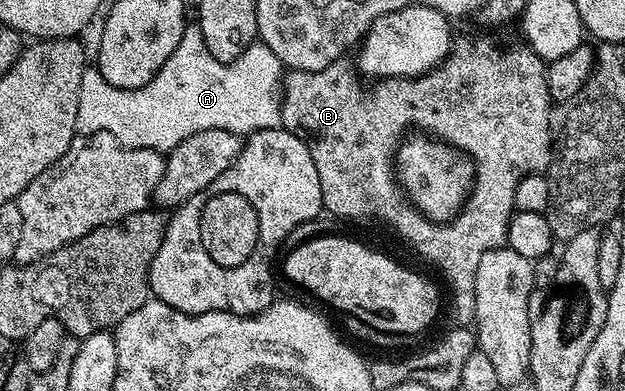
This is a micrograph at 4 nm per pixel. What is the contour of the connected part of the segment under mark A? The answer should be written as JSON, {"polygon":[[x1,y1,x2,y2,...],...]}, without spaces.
{"polygon":[[188,26,177,49,166,59,155,78,142,88,144,92,120,89,111,85,96,66,85,67,78,98,77,133,81,136,95,132,114,134,114,138,118,138,125,148,131,148,133,144,152,144,150,150,167,154,178,146,178,142,190,138,190,134,198,134,198,130,230,130,251,134,258,130,281,127,282,65,278,54,274,54,270,46,259,42,252,44,234,62,224,64,208,53,200,27]]}

